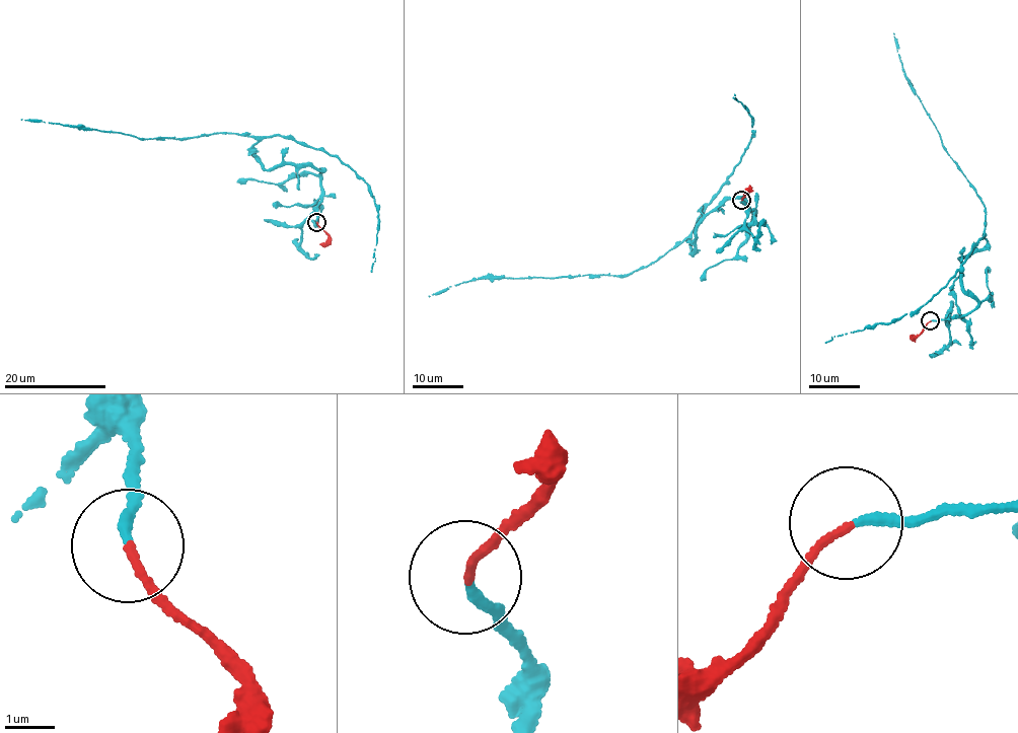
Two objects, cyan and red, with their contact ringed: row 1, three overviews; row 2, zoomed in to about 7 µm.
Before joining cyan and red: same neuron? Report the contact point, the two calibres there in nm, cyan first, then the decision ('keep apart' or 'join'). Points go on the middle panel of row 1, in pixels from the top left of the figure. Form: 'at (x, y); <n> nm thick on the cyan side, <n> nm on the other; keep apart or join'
at (741, 200); 190 nm thick on the cyan side, 140 nm on the other; join

